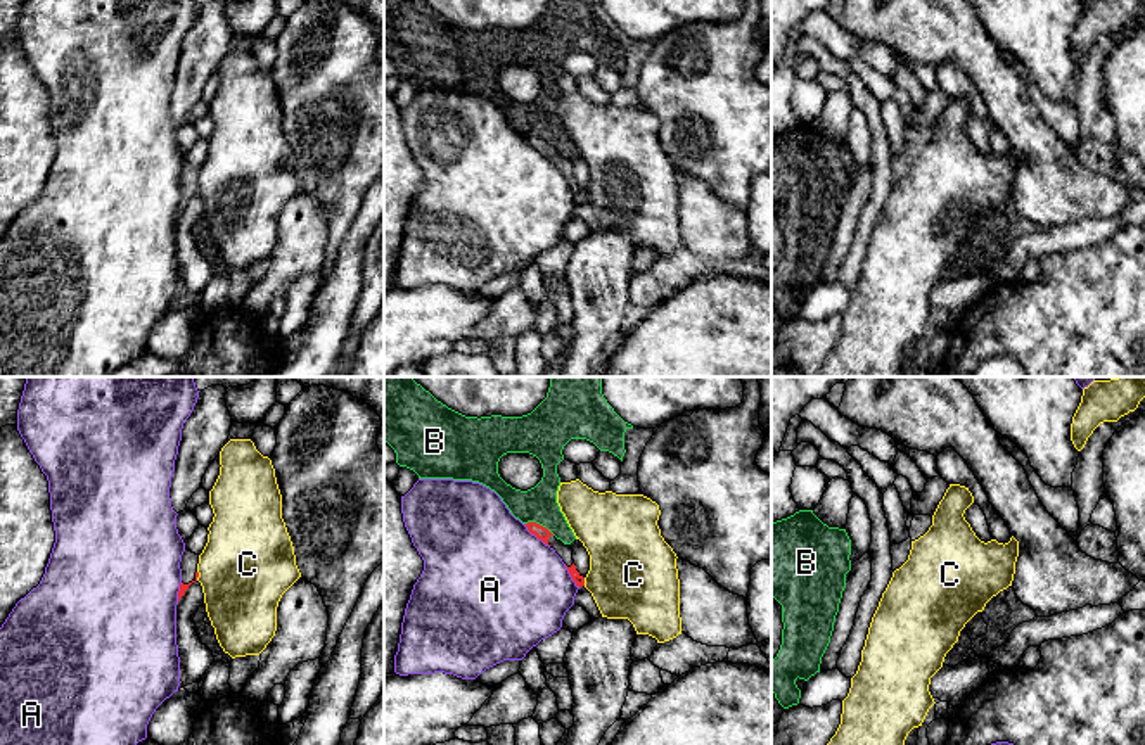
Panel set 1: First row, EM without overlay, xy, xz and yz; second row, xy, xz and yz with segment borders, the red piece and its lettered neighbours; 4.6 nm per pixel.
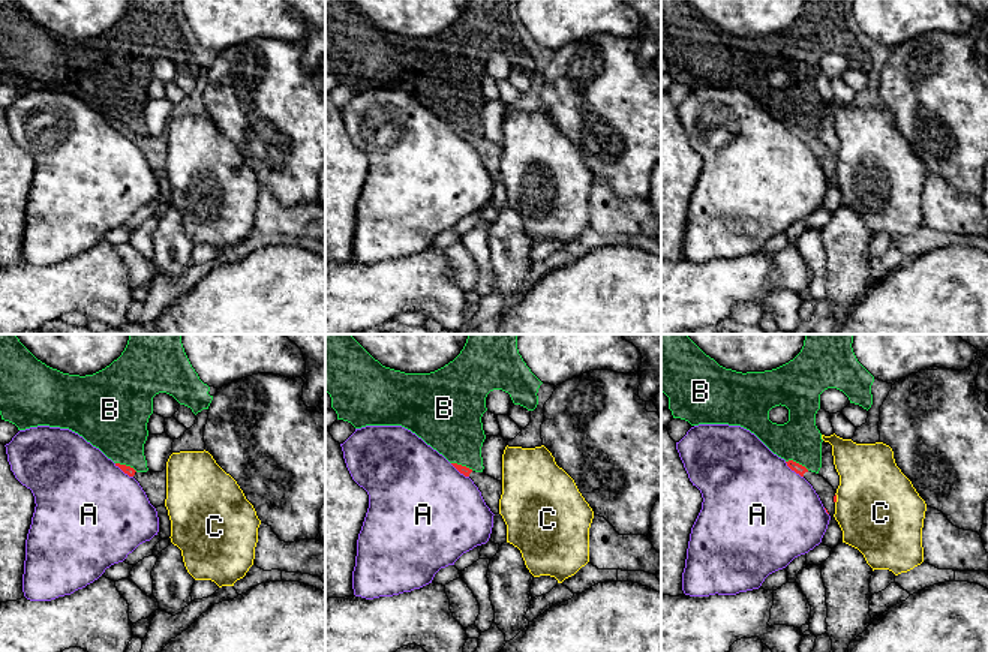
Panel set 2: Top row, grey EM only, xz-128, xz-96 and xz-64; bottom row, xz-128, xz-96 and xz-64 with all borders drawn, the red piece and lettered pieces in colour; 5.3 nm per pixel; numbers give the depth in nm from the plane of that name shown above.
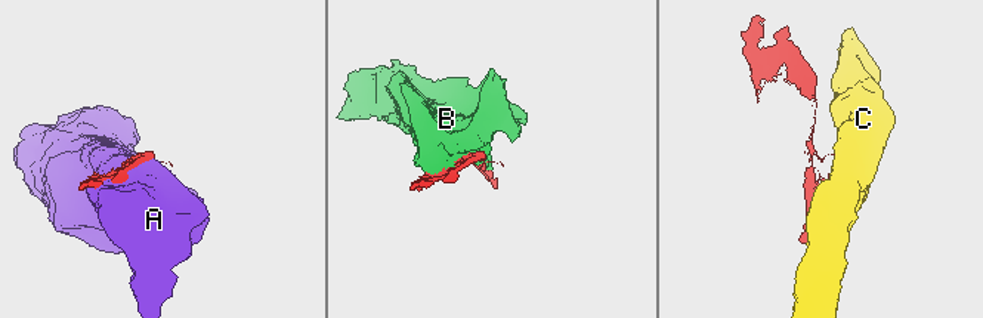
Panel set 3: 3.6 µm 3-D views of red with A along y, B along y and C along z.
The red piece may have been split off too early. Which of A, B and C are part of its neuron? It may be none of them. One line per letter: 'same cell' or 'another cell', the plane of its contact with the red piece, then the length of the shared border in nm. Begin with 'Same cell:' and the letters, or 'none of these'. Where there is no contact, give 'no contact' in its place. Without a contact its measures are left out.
Same cell: B
A: another cell; meets red in xz; contact 160 nm long
B: same cell; meets red in xz; contact 150 nm long
C: another cell; meets red in xz; contact 40 nm long

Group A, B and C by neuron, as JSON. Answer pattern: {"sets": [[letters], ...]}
{"sets": [["A"], ["B"], ["C"]]}

